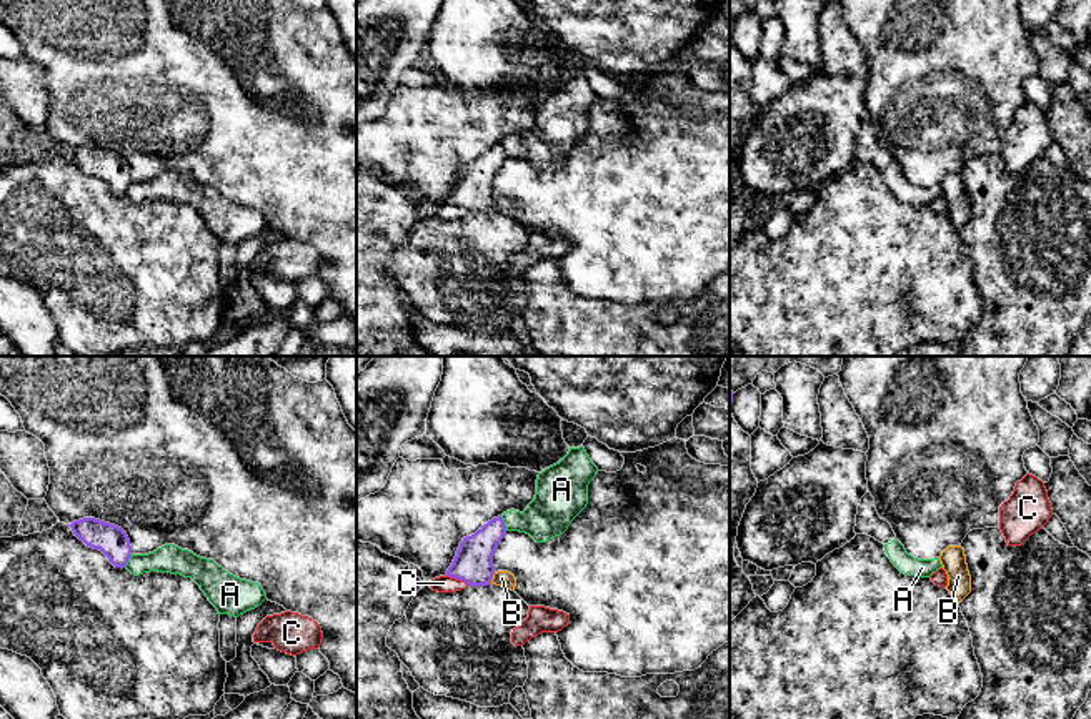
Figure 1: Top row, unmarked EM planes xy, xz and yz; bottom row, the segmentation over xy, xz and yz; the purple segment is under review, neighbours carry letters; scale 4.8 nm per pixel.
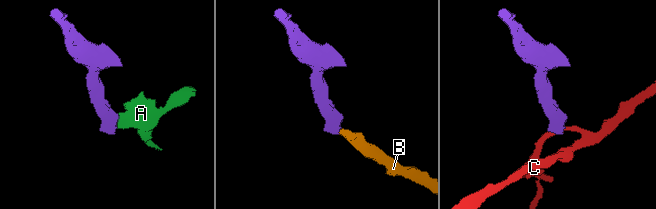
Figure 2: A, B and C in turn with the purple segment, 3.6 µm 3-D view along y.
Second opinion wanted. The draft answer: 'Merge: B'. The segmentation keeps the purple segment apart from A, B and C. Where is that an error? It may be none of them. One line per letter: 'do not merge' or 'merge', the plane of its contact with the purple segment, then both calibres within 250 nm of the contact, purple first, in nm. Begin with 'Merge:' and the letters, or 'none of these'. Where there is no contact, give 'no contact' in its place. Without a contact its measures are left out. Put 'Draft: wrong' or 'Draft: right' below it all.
Merge: B
A: do not merge | xz | 190/220 nm
B: merge | xz | 190/80 nm
C: do not merge | xz | 190/80 nm
Draft: right

